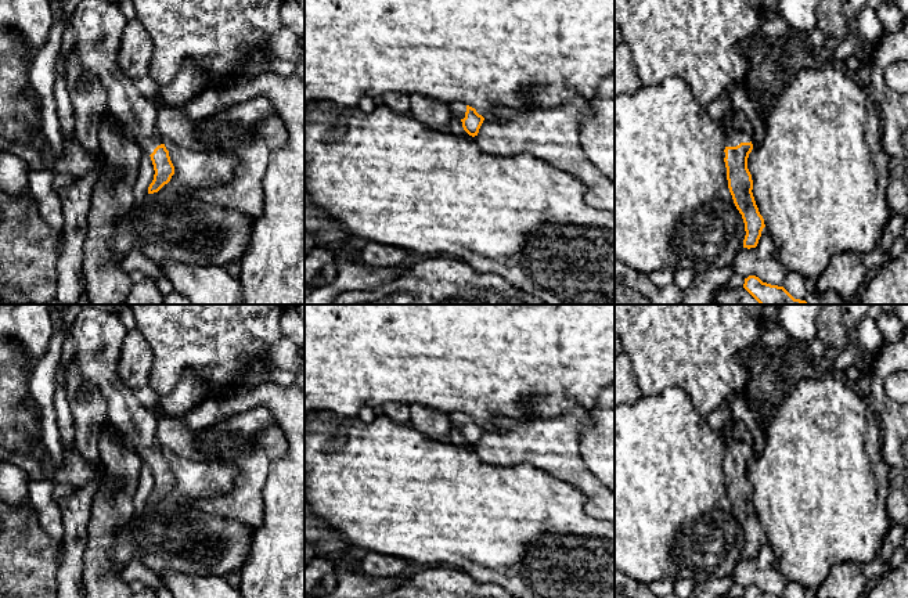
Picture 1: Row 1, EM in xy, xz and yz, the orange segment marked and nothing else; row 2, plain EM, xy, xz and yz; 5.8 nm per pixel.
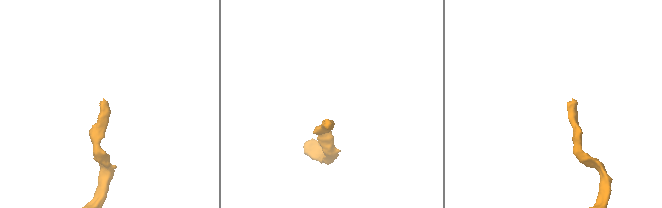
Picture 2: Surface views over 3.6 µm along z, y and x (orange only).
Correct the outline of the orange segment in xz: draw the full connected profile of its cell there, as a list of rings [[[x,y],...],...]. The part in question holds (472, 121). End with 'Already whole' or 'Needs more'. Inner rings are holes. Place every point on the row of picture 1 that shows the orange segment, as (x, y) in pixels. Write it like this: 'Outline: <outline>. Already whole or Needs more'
Outline: [[[455,102],[450,104],[450,111],[451,116],[455,116],[462,122],[462,127],[469,136],[478,136],[484,118],[479,115],[475,108],[464,102]]]. Needs more

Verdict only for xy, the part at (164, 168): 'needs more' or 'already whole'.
needs more

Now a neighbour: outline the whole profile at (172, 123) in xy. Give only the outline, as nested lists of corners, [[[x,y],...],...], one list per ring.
[[[166,105],[158,111],[155,129],[163,140],[198,151],[202,148],[197,134],[198,123],[185,115],[183,105]]]

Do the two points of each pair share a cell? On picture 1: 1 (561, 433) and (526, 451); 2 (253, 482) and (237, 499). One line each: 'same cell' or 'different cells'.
1: same cell
2: same cell

